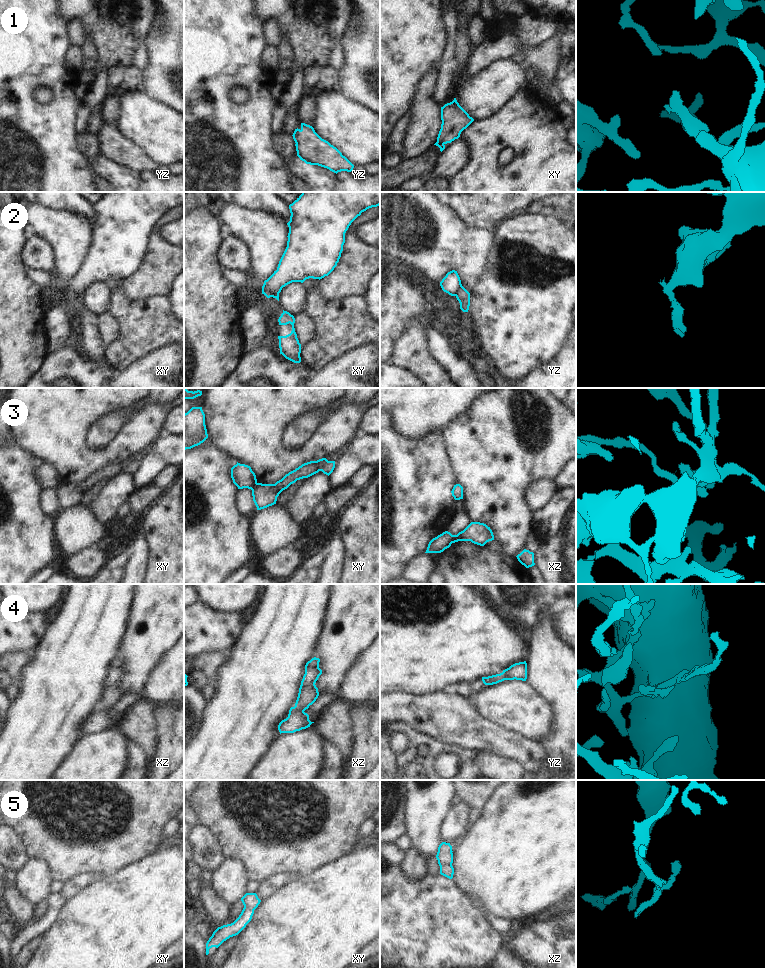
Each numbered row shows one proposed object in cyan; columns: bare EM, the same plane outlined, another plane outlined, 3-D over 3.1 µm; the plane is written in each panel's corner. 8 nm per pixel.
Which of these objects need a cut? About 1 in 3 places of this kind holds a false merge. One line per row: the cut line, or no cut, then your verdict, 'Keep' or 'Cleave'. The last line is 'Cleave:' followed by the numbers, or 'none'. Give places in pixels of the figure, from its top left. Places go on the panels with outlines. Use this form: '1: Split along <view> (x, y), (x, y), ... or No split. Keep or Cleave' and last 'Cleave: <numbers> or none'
1: No split. Keep
2: Split along yz (461, 285), (455, 295). Cleave
3: Split along xz (454, 535), (452, 542). Cleave
4: No split. Keep
5: No split. Keep
Cleave: 2, 3.

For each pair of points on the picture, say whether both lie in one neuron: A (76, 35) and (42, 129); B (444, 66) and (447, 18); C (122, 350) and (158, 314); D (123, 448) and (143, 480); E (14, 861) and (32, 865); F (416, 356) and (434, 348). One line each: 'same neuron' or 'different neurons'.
A: different neurons
B: same neuron
C: same neuron
D: different neurons
E: different neurons
F: different neurons

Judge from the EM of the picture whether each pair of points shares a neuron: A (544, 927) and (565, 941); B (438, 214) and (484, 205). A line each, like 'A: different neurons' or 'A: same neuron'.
A: same neuron
B: different neurons

